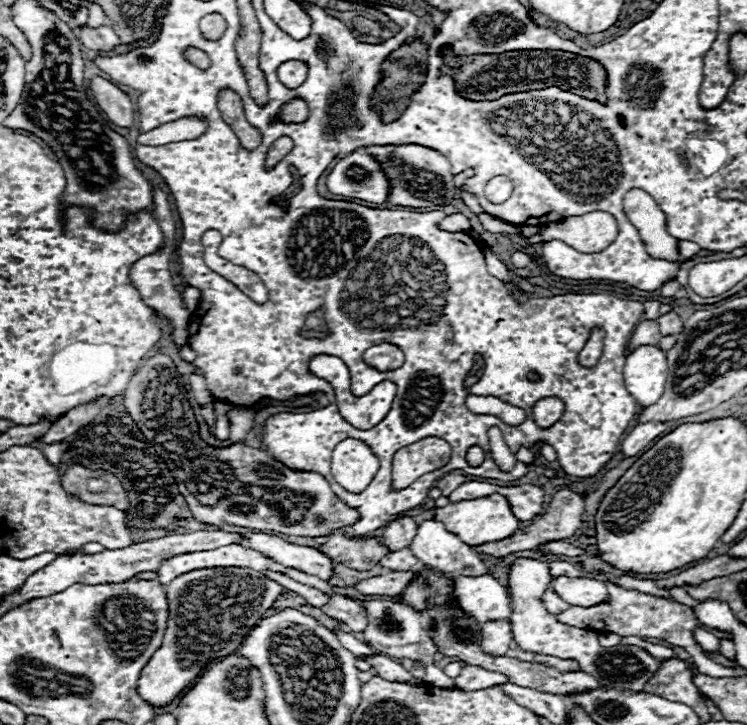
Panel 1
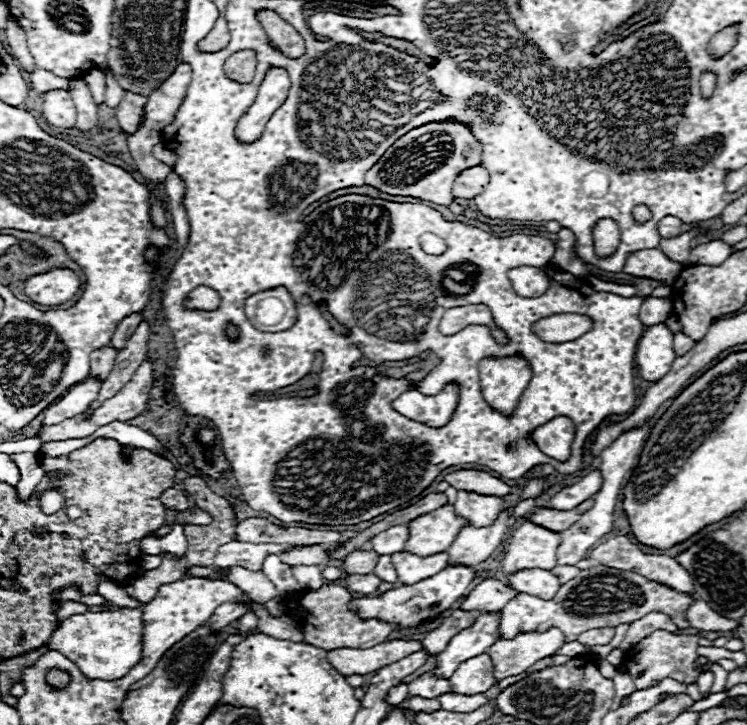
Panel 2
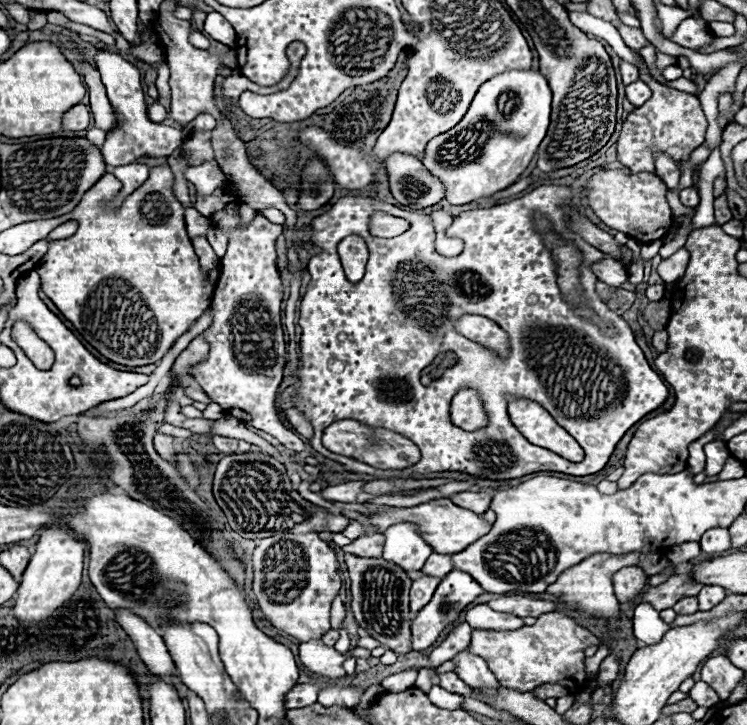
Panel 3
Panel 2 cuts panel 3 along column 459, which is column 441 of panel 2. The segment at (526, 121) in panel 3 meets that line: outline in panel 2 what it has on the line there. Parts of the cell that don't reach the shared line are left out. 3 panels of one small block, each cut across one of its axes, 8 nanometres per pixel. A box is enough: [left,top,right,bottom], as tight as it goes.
[364,122,482,206]

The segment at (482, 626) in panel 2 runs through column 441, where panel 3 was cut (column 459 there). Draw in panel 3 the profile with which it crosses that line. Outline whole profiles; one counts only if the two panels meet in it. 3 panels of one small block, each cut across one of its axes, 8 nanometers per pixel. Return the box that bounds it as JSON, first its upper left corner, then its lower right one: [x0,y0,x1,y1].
[454,650,498,690]

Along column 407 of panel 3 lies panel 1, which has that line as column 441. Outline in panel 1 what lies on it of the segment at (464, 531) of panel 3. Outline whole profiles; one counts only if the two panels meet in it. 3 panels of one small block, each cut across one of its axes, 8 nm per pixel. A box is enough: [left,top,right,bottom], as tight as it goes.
[434,494,520,546]

